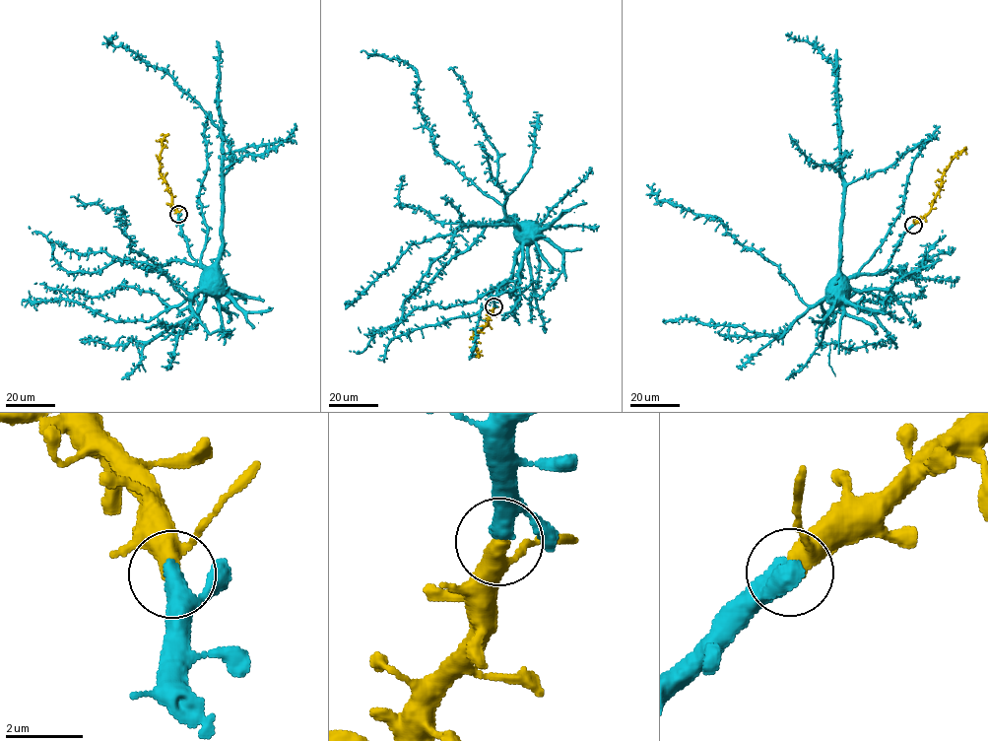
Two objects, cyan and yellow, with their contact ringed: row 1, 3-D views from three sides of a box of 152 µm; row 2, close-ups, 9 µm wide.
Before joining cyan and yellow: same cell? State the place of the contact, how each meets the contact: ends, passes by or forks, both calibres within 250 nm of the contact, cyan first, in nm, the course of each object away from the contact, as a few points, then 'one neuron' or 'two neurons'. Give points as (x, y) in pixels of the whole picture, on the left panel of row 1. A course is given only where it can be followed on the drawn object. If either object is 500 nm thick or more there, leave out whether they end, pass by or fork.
place (178, 214); calibres 550 and 400 nm; course cyan (177, 214), (188, 252), (208, 268), (221, 244), (221, 131), (165, 71), (108, 41), (116, 32); course yellow (177, 214), (161, 171), (164, 135), (160, 135); one neuron

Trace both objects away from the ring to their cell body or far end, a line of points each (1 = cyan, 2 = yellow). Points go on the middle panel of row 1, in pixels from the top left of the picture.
1: (494, 306), (511, 278), (514, 251), (532, 233), (511, 223), (440, 223), (399, 202), (405, 181)
2: (494, 307), (488, 324), (474, 334), (478, 356), (474, 355)

